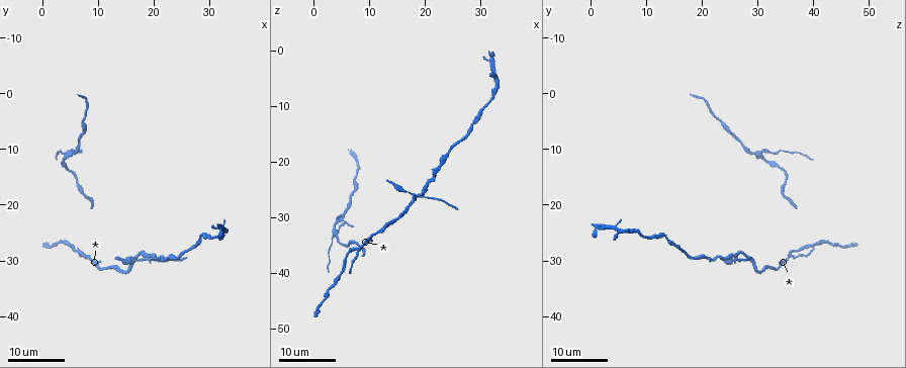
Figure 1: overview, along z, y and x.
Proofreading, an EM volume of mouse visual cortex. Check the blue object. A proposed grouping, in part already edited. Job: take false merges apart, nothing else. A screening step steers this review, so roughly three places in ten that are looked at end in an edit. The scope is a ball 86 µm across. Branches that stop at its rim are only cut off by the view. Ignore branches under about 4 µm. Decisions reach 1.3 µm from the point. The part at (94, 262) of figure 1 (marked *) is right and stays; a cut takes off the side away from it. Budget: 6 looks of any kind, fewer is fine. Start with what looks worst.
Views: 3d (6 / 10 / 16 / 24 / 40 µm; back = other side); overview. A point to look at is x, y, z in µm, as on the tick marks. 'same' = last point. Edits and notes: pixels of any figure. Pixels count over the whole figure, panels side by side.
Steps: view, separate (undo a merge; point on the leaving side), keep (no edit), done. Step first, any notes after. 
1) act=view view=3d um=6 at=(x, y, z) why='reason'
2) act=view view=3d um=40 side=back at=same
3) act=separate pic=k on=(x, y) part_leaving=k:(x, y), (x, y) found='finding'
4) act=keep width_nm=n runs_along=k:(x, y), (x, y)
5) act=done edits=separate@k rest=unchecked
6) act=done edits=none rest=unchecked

act=view view=3d um=24 at=(5.5, 10.5, 30.0) why='thin arm on a thick one'

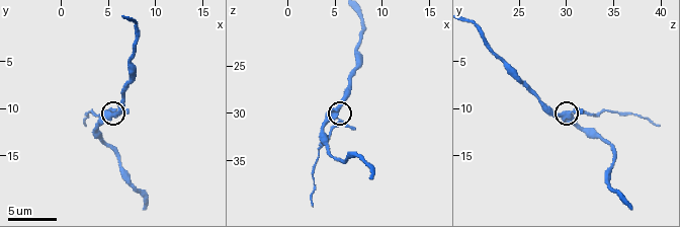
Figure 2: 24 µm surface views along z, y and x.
act=view view=3d um=6 at=(5.0, 10.6, 30.2)

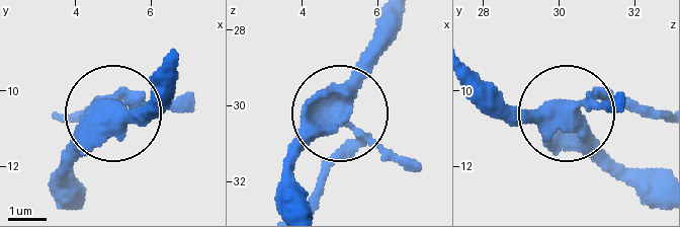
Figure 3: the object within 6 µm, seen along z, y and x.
act=separate pic=3 on=(322, 183) arms=4 found='a second cell is stuck on'

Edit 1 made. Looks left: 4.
act=view view=3d um=16 at=(18.5, 29.5, 26.0) why='looks like a crossing'

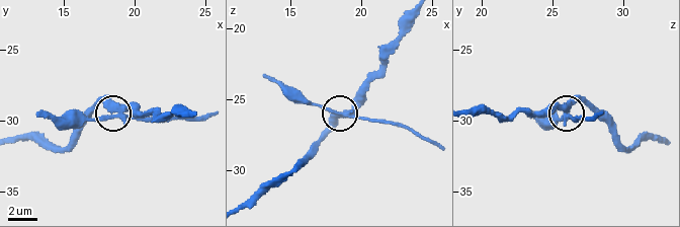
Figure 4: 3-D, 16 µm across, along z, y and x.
act=view view=3d um=10 at=(18.8, 29.6, 26.0) why='zoom in'

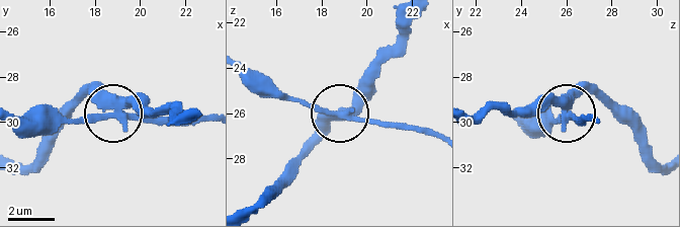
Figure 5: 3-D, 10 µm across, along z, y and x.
act=separate pic=5 on=(83, 120) arms=4 part_leaving=5:(115, 109), (165, 121), (206, 121) found='a second cell is stuck on'

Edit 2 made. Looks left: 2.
act=done edits=separate@3,separate@5 rest=unchecked

